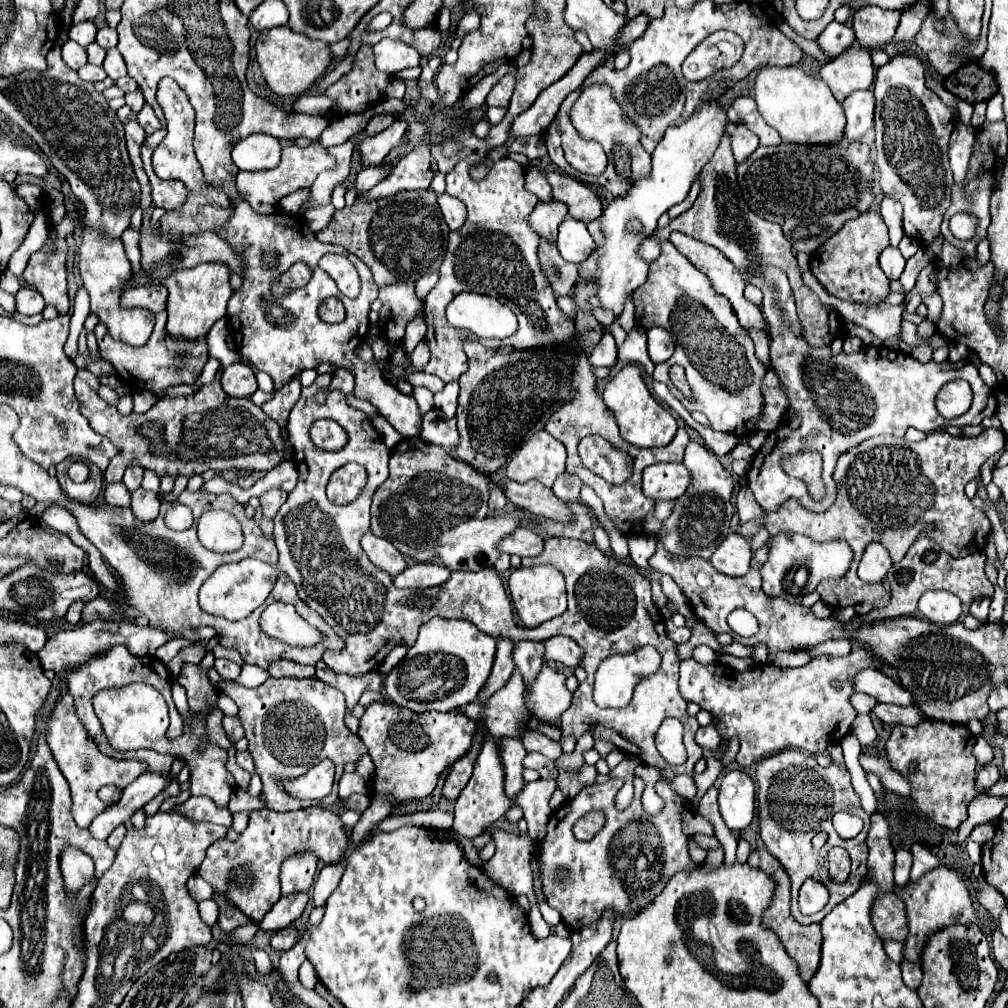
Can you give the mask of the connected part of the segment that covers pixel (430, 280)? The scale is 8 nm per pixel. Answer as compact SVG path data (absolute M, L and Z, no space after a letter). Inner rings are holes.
M436 270L436 272L426 274L424 278L420 278L420 280L416 282L416 294L418 294L418 296L422 296L422 300L424 300L424 298L426 298L426 294L436 286L436 282L438 282L438 270Z

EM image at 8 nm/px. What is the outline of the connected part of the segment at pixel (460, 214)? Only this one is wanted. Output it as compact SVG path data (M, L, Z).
M440 194L438 204L440 204L440 210L450 230L458 230L464 224L464 216L466 216L464 204L458 198L452 198L450 194Z

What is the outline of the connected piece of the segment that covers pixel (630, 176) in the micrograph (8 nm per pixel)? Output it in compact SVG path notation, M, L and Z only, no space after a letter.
M592 86L592 88L586 88L580 98L574 102L572 110L570 110L570 122L572 126L576 128L576 132L586 138L586 140L596 140L602 144L606 156L608 156L608 166L606 170L600 174L600 176L588 176L588 174L582 174L578 170L574 170L564 154L562 154L562 148L560 148L560 132L556 128L556 124L552 124L548 128L548 132L544 134L544 140L546 140L546 148L548 148L548 156L550 160L562 168L566 174L570 174L572 178L584 182L584 184L596 184L596 186L602 186L606 190L612 192L612 196L624 196L634 182L646 178L650 174L650 154L642 148L640 144L640 130L628 120L628 116L624 116L622 108L616 104L616 100L612 100L612 90L610 88L604 88L604 86Z

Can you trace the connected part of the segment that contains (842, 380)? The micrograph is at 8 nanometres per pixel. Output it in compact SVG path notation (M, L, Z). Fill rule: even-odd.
M750 266L746 274L746 282L758 286L764 294L762 312L772 332L772 370L780 378L780 386L788 396L790 412L790 420L782 420L782 424L770 432L764 448L756 452L748 470L748 488L764 510L776 510L778 504L790 496L814 512L828 510L836 498L832 472L838 456L866 438L878 434L892 434L902 438L910 426L922 432L934 432L946 426L978 426L984 418L996 414L998 402L992 394L992 388L986 386L978 370L968 360L946 360L942 364L930 360L922 364L908 354L882 346L862 346L862 350L854 354L832 354L828 346L814 348L802 338L802 326L796 316L794 296L786 274L772 266ZM956 378L972 382L974 402L962 418L944 420L938 414L934 400L938 390ZM804 448L818 448L822 454L822 482L826 486L826 496L820 502L808 494L808 484L804 480L788 476L780 466L784 456L792 456Z

